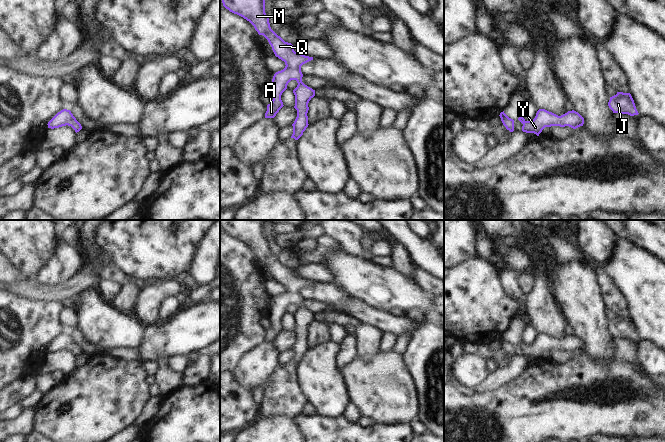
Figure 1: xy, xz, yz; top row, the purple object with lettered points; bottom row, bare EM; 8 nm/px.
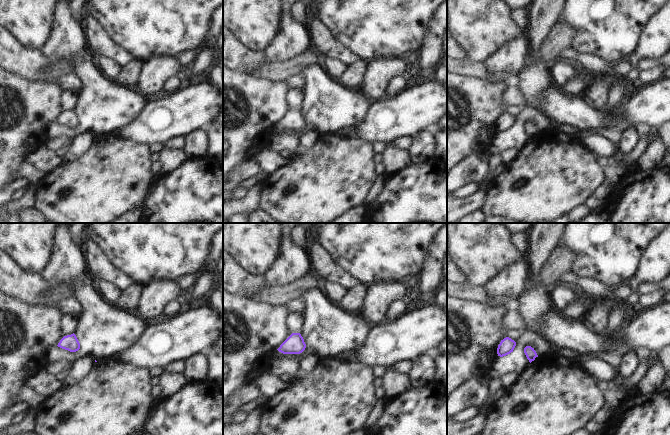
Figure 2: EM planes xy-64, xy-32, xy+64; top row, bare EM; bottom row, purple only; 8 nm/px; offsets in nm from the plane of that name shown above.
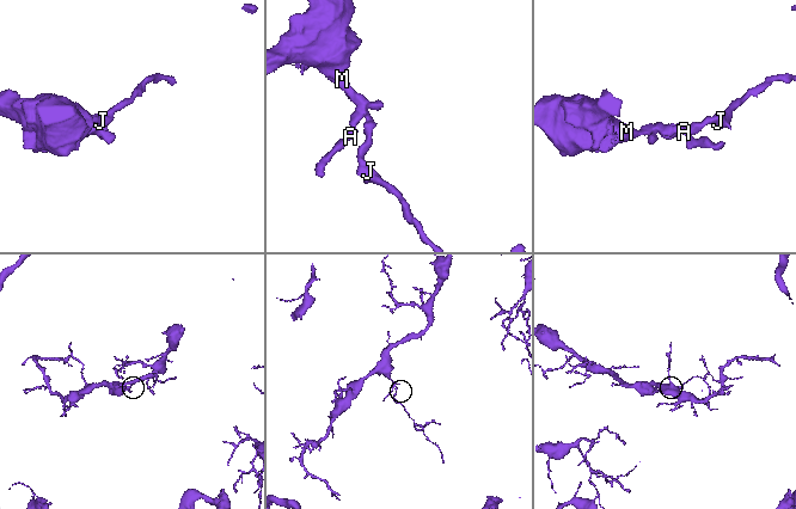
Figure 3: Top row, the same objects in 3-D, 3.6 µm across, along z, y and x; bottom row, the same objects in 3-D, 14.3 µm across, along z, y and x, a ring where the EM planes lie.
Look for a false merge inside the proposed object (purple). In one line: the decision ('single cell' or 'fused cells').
single cell

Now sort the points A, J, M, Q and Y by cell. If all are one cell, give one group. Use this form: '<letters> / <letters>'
A J M Q Y

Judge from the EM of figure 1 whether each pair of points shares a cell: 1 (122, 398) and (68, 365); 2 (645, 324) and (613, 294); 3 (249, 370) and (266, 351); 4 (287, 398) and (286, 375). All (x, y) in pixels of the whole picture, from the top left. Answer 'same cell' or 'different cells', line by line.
1: different cells
2: different cells
3: same cell
4: same cell

